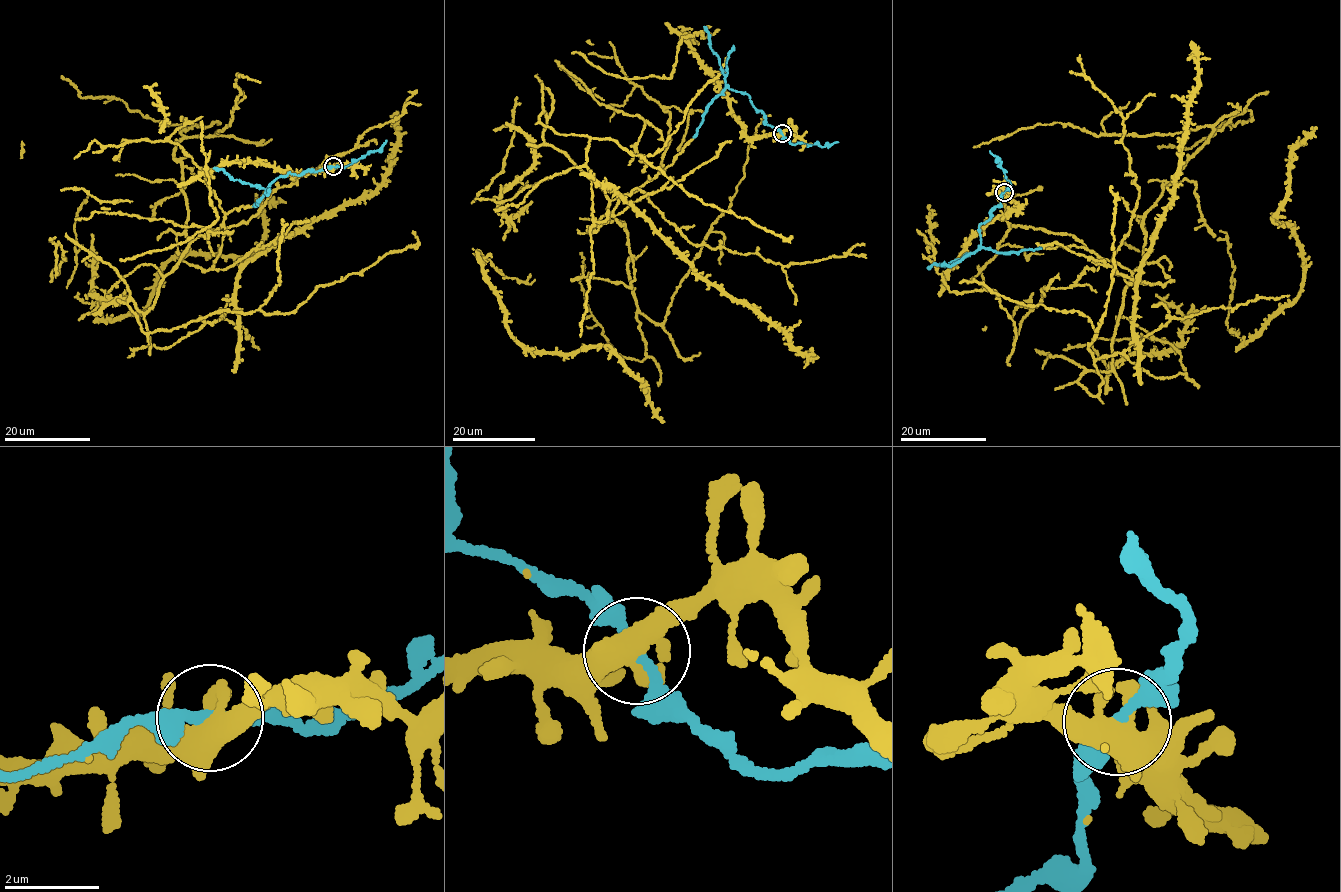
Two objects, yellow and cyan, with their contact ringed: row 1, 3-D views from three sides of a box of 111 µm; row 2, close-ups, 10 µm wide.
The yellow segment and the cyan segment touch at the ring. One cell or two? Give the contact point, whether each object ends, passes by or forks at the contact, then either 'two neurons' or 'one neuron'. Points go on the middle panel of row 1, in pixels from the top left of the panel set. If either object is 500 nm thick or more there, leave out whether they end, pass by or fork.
(782, 133) | yellow forks | cyan passes by | one neuron

